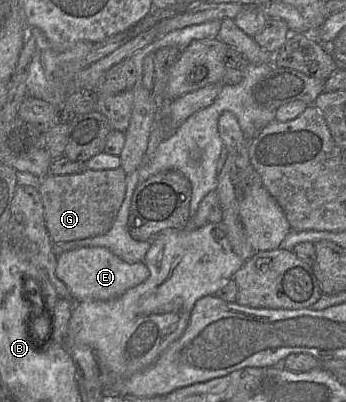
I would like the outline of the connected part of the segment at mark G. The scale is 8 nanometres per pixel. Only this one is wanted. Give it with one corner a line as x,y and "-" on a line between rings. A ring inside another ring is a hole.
119,167
42,177
38,190
44,208
45,225
54,245
106,234
124,200
127,175

